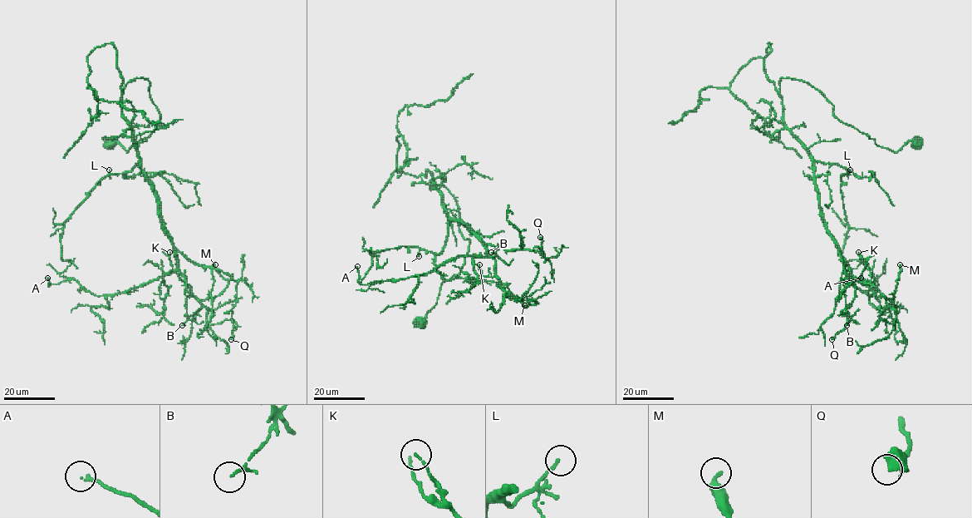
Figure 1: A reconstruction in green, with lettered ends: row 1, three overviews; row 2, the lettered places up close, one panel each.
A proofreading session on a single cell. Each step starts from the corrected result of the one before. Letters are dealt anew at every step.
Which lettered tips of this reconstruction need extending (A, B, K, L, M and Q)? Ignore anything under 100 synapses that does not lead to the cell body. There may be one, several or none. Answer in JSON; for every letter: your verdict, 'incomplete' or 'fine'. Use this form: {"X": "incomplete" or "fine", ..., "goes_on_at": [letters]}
{"A": "fine", "B": "fine", "K": "fine", "L": "fine", "M": "fine", "Q": "fine", "goes_on_at": []}

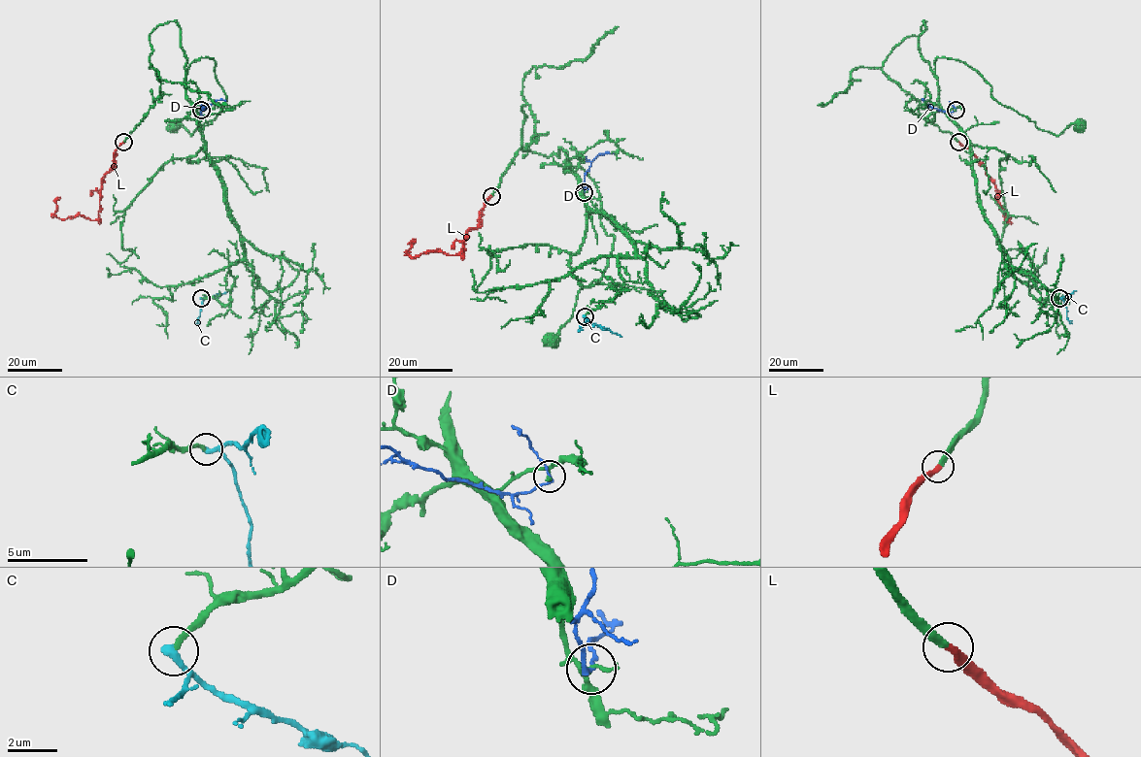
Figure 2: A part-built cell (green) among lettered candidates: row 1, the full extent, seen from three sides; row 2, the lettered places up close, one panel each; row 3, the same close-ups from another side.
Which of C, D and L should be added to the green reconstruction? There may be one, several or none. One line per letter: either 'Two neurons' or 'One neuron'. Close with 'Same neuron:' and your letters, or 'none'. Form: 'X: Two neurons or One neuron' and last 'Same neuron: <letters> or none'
C: One neuron
D: Two neurons
L: One neuron
Same neuron: C, L

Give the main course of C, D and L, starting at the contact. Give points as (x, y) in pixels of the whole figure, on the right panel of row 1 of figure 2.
C: (1059, 298), (1076, 290)
D: (956, 110), (952, 113), (939, 110), (922, 101)
L: (958, 142), (993, 181), (1008, 220), (995, 197)

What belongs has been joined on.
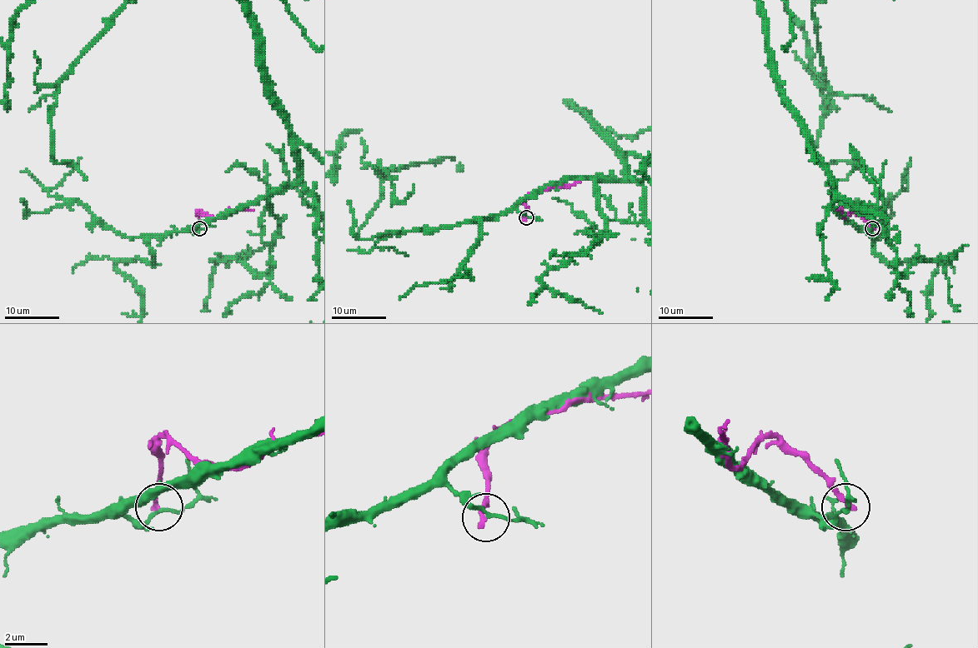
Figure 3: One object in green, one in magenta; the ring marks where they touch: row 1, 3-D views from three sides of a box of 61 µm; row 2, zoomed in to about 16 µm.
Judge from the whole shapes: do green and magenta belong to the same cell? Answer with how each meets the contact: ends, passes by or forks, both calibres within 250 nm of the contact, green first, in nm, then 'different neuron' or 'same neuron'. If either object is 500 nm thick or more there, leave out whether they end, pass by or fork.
green passes by | magenta ends | 140/280 nm | different neuron

